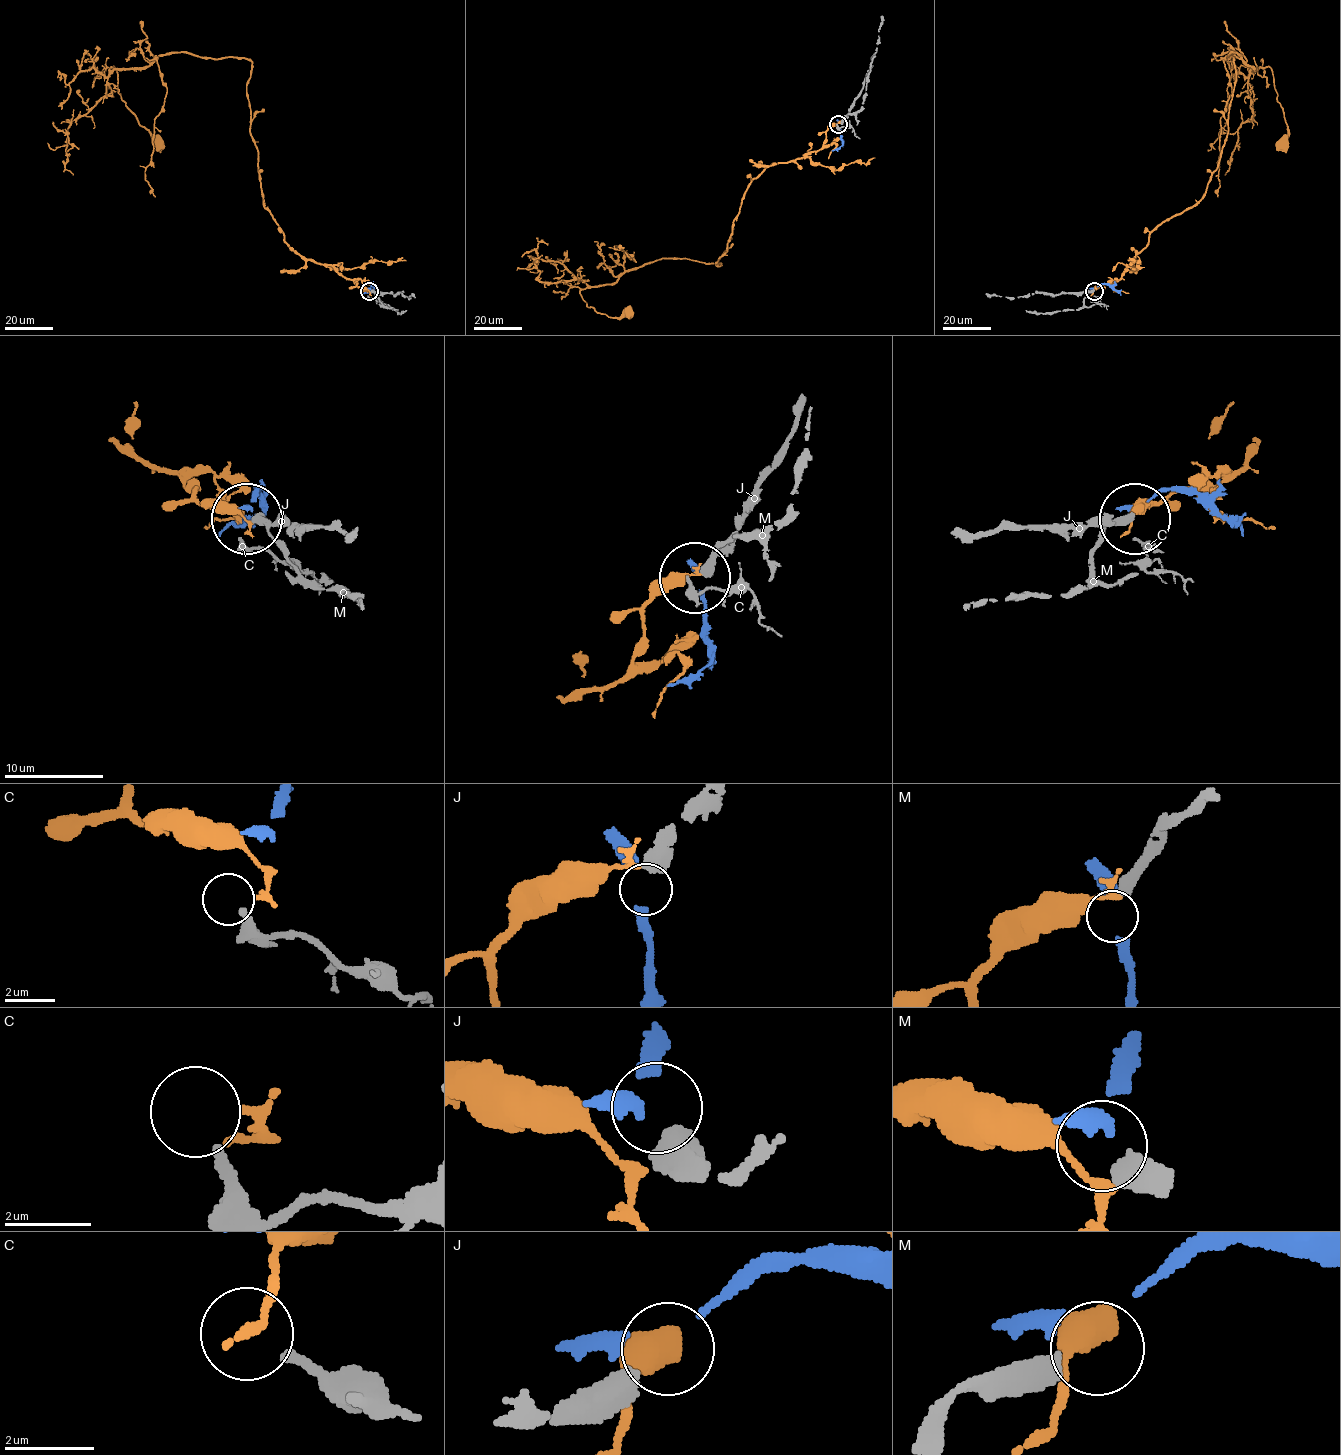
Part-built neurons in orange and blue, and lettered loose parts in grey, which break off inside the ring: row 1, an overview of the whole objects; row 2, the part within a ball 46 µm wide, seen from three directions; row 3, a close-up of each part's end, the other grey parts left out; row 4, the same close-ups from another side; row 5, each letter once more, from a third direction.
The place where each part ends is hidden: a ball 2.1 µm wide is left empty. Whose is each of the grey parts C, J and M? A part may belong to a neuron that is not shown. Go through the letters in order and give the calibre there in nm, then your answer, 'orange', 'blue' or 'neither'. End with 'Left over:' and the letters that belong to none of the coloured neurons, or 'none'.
C: 240 nm | neither
J: 600 nm | neither
M: 480 nm | neither
Left over: C, J, M

